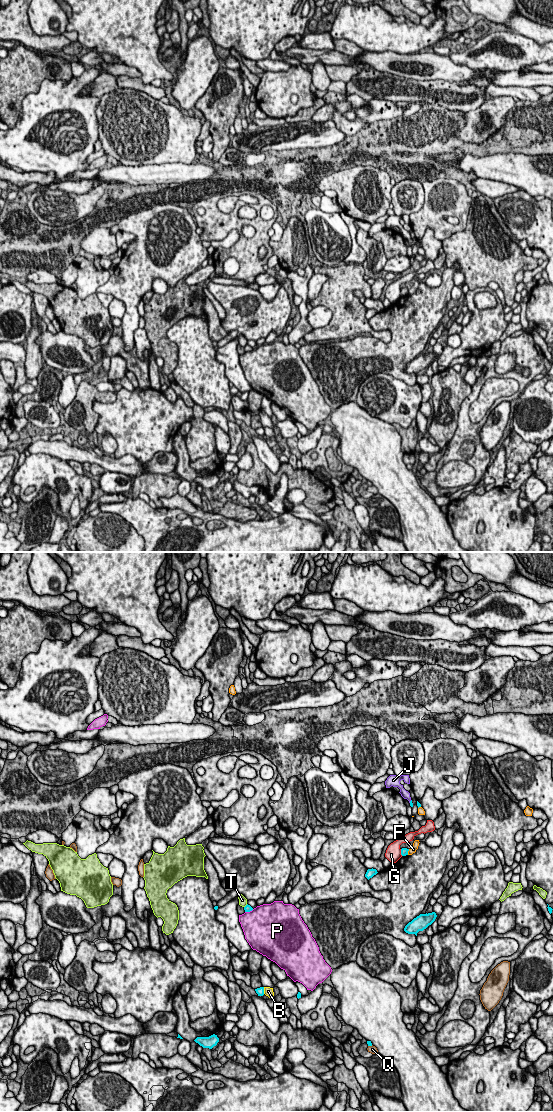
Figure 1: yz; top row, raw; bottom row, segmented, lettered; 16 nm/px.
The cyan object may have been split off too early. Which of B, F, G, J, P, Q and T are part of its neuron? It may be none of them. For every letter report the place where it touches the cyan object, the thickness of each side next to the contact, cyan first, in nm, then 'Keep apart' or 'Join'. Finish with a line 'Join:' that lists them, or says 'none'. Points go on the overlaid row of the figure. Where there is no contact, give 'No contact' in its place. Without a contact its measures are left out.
B: Touches cyan at yz (263, 990). Thickness 130 nm (cyan) against 140 nm. Keep apart
F: Touches cyan at yz (407, 852). Thickness 130 nm (cyan) against 100 nm. Keep apart
G: Touches cyan at yz (401, 852). Thickness 130 nm (cyan) against 260 nm. Keep apart
J: Touches cyan at yz (410, 801). Thickness 60 nm (cyan) against 130 nm. Join
P: Touches cyan at yz (249, 911). Thickness 120 nm (cyan) against 480 nm. Keep apart
Q: Touches cyan at yz (370, 1045). Thickness 70 nm (cyan) against 130 nm. Keep apart
T: Touches cyan at yz (245, 906). Thickness 120 nm (cyan) against 130 nm. Keep apart
Join: J

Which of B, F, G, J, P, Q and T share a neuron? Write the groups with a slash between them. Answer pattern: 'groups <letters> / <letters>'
groups B / F / G / J / P / Q / T

